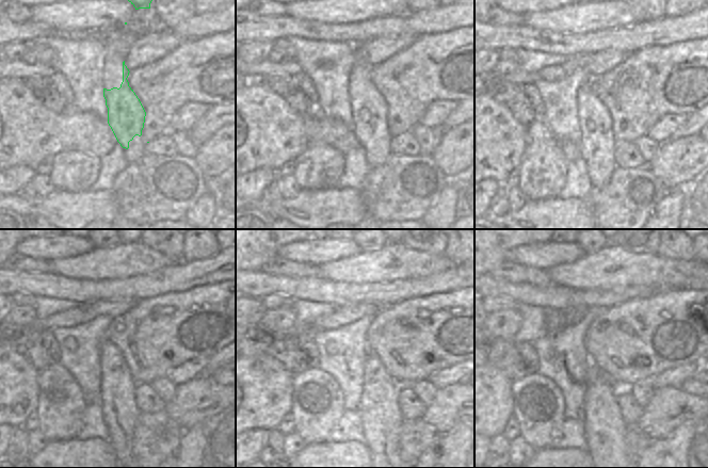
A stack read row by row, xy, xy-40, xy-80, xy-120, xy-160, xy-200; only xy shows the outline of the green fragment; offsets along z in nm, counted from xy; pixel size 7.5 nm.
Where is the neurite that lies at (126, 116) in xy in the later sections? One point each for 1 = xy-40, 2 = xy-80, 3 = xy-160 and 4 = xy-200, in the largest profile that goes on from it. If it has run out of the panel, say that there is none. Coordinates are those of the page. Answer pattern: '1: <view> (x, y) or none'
1: xy-40 (365, 116)
2: xy-80 (596, 146)
3: xy-160 (361, 397)
4: xy-200 (606, 430)

